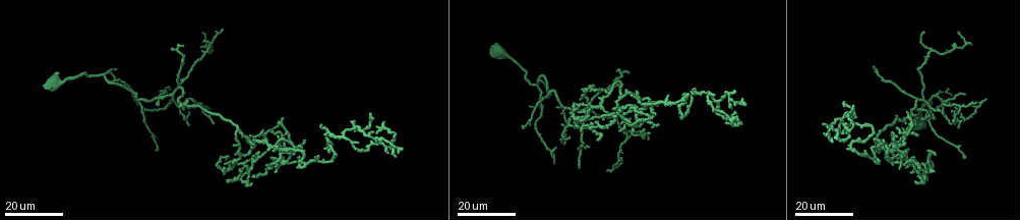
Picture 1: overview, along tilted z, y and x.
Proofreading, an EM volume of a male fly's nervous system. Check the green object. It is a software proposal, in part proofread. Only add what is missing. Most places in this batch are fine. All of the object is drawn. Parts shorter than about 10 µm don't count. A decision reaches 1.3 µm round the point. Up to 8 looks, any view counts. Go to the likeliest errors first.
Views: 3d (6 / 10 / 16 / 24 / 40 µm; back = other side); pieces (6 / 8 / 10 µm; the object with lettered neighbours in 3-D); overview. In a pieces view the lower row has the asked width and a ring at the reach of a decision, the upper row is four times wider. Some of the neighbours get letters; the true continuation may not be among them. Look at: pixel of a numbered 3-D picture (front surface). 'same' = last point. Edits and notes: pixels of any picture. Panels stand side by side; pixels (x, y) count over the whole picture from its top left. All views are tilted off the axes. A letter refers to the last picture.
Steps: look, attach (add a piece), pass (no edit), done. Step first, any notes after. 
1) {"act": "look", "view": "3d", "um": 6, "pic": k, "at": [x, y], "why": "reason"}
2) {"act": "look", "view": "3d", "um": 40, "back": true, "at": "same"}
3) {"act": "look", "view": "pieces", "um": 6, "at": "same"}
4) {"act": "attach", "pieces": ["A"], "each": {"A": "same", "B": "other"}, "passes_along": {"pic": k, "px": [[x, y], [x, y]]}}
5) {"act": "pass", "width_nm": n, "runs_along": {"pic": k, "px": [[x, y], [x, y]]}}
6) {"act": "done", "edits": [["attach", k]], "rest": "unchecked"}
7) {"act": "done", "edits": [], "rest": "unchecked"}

{"act": "look", "view": "3d", "um": 24, "pic": 1, "at": [909, 149], "why": "an open end"}

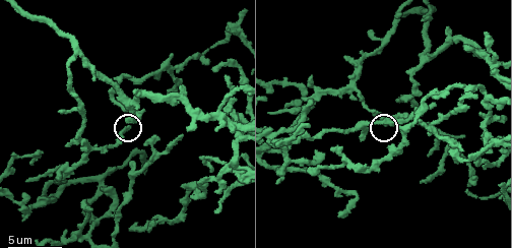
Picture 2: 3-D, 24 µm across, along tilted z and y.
{"act": "look", "view": "pieces", "um": 8, "pic": 2, "at": [129, 127], "why": "what lies round it"}

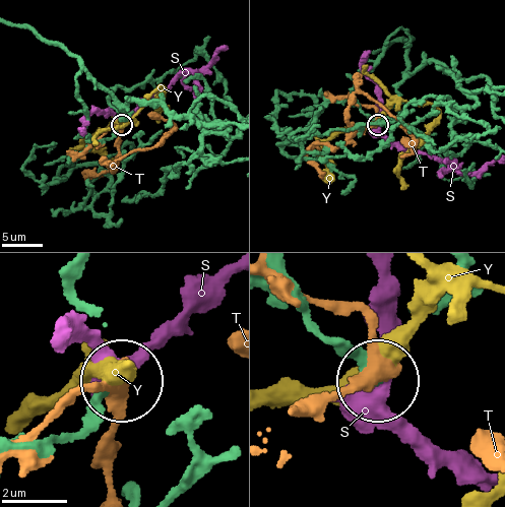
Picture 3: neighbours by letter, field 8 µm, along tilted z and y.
{"act": "pass", "each": {"S": "other", "T": "other", "Y": "other"}, "runs_along": {"pic": 3, "px": [[285, 269], [312, 325], [376, 377]]}, "found": "none of them fits"}

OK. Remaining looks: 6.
{"act": "look", "view": "3d", "um": 10, "pic": 2, "at": [31, 164], "why": "long arm stops here"}

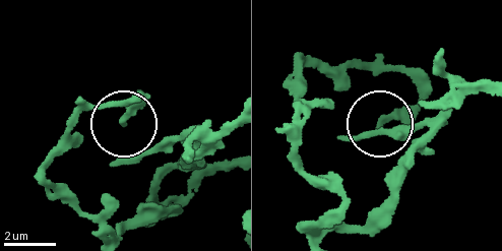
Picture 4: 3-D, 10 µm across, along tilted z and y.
{"act": "look", "view": "pieces", "um": 8, "pic": 4, "at": [123, 121]}

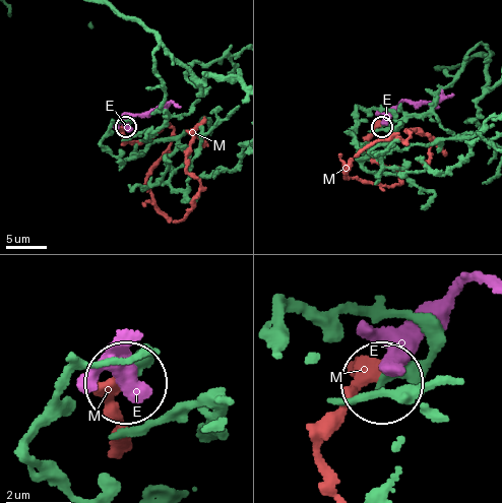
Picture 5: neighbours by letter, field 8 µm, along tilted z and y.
{"act": "pass", "each": {"E": "other", "M": "other"}, "found": "none of them fits"}

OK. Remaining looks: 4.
{"act": "look", "view": "pieces", "um": 8, "pic": 2, "at": [340, 214], "why": "an open end"}

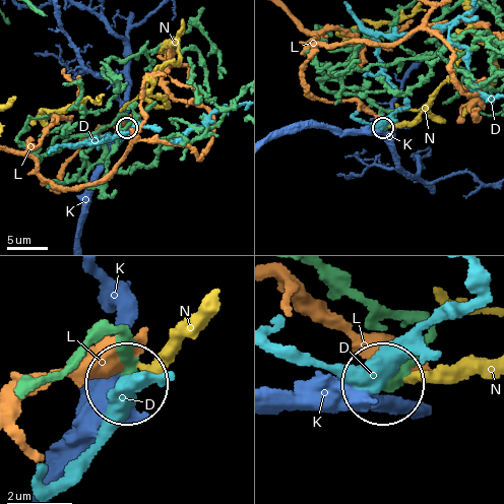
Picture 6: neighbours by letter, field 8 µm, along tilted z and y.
{"act": "pass", "each": {"D": "other", "K": "other", "L": "other", "N": "other"}, "found": "no lettered piece goes on from it"}

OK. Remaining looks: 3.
{"act": "look", "view": "3d", "um": 24, "pic": 1, "at": [643, 128], "why": "branch stops here"}

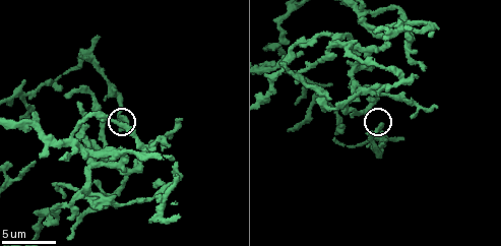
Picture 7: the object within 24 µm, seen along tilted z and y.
{"act": "look", "view": "pieces", "um": 6, "pic": 7, "at": [379, 123]}

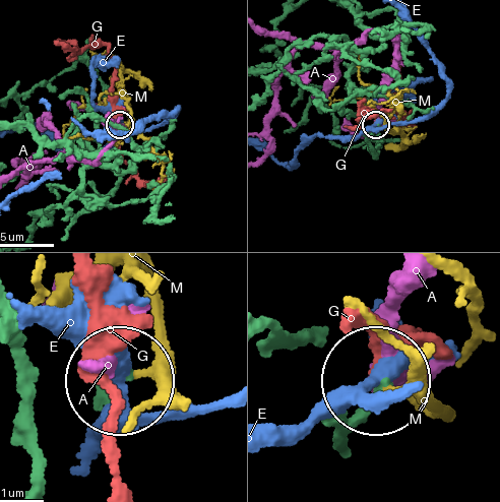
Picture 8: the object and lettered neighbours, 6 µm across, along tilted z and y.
{"act": "pass", "each": {"A": "other", "E": "other", "G": "other", "M": "other"}, "runs_along": {"pic": 8, "px": [[348, 451], [379, 387]]}, "found": "no lettered piece goes on from it"}

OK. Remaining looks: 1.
{"act": "done", "edits": [], "rest": "unchecked"}

